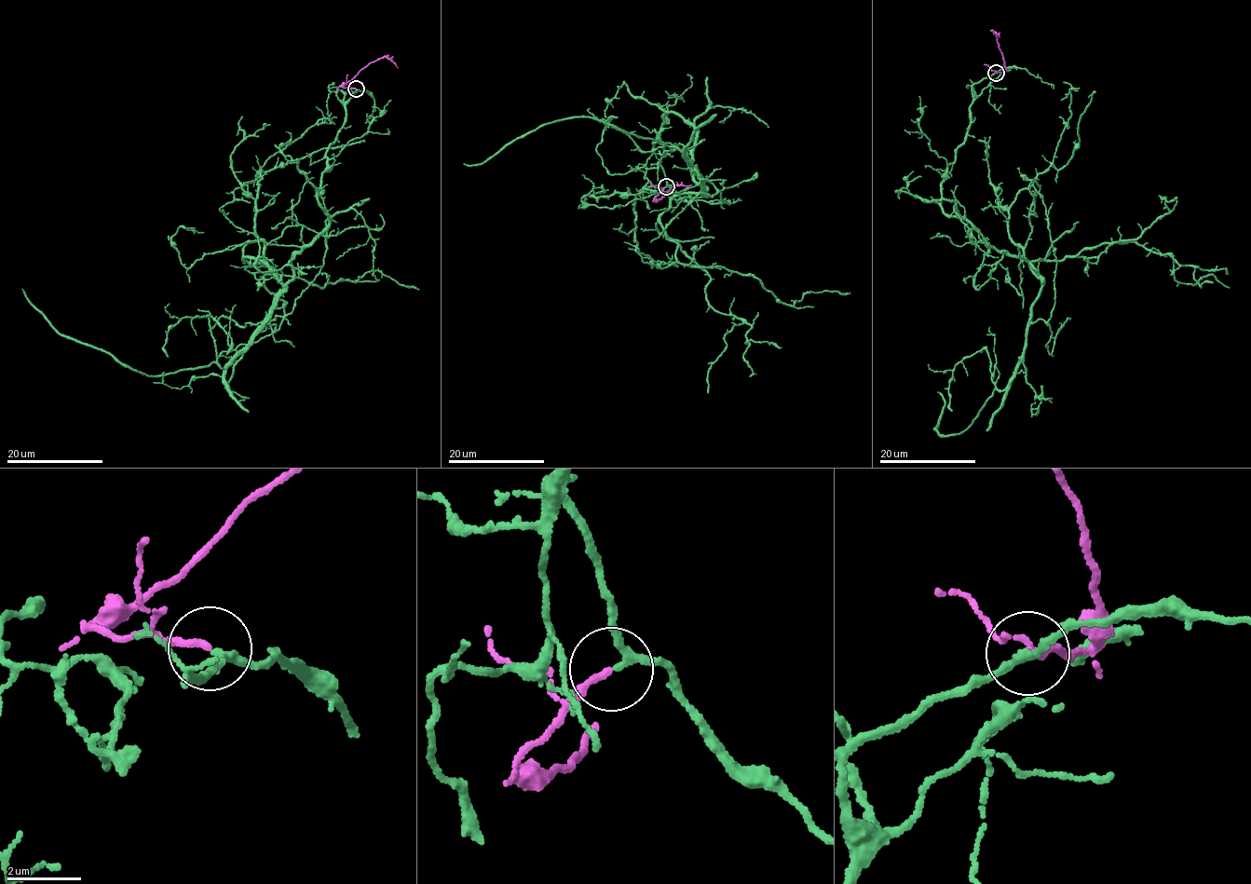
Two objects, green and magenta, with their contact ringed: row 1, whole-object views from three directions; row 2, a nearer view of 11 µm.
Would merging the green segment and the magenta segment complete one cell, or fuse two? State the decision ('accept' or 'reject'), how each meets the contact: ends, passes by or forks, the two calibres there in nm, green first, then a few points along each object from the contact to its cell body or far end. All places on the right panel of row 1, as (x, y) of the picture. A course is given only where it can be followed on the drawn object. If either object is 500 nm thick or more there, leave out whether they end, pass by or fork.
accept | green passes by | magenta ends | 200/180 nm | green via (996, 72), (972, 86), (941, 209), (1031, 265), (1041, 289), (1015, 375), (956, 435), (933, 429), (937, 391) | magenta via (996, 72), (1003, 71), (1005, 62), (996, 32), (999, 36)

